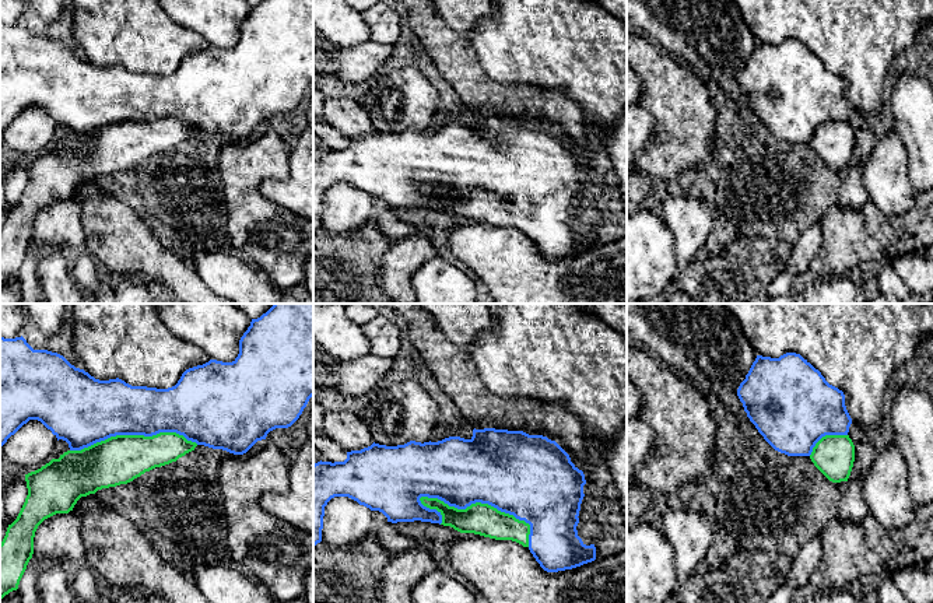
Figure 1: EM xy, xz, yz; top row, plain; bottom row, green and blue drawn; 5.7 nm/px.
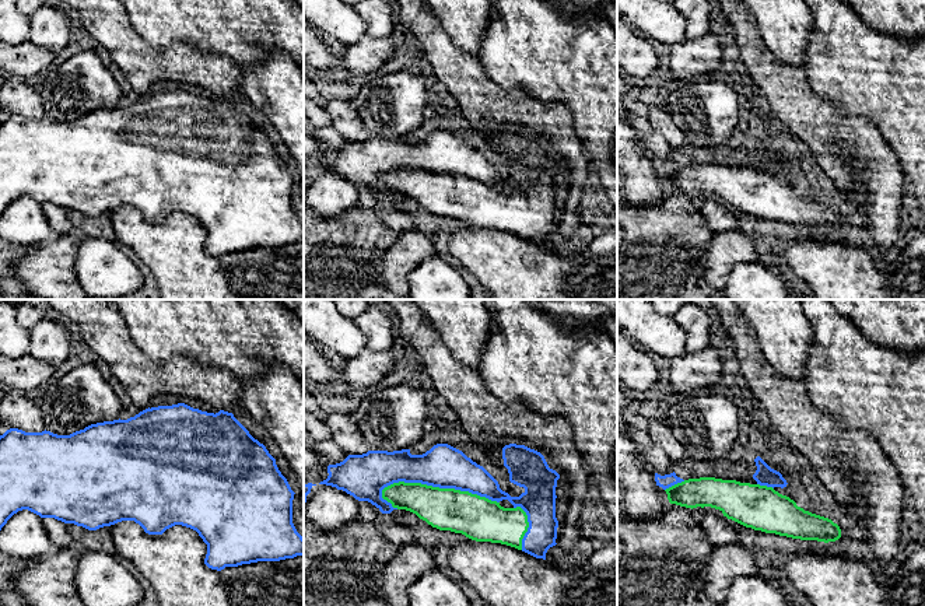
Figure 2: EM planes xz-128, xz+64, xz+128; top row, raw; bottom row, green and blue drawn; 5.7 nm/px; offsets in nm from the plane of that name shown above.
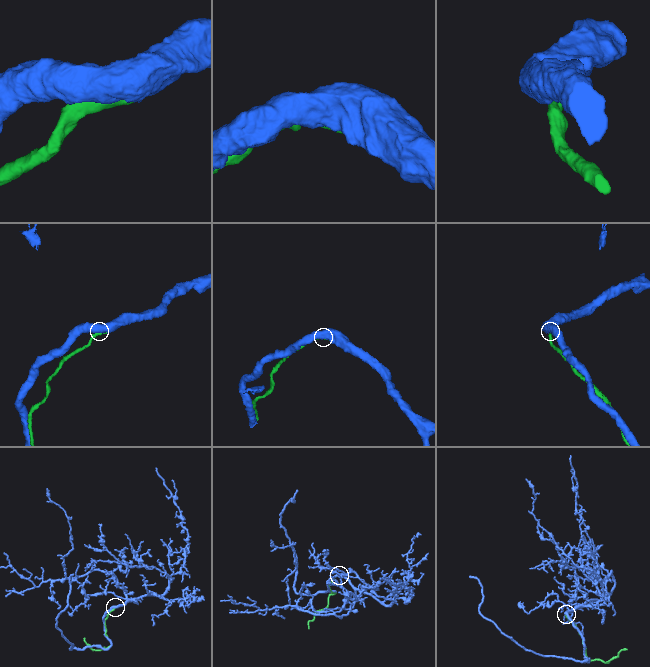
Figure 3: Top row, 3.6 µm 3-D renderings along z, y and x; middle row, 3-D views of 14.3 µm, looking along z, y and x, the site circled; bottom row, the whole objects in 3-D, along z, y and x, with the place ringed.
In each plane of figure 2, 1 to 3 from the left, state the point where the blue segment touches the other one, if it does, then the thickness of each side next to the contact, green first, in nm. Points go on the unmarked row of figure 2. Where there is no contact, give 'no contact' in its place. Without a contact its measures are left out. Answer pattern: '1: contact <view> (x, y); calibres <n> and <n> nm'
1: no contact
2: contact xz+64 (438, 174); calibres 240 and 240 nm
3: contact xz+128 (675, 171); calibres 180 and 80 nm

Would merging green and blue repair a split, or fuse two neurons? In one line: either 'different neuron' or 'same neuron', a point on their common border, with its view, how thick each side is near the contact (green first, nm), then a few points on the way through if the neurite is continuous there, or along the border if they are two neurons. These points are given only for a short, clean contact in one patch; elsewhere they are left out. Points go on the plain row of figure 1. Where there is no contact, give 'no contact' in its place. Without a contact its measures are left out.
same neuron | xz (484, 190) | 180/460 nm

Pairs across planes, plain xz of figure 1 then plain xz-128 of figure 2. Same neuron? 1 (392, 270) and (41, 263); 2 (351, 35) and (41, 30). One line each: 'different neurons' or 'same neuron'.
1: same neuron
2: different neurons

